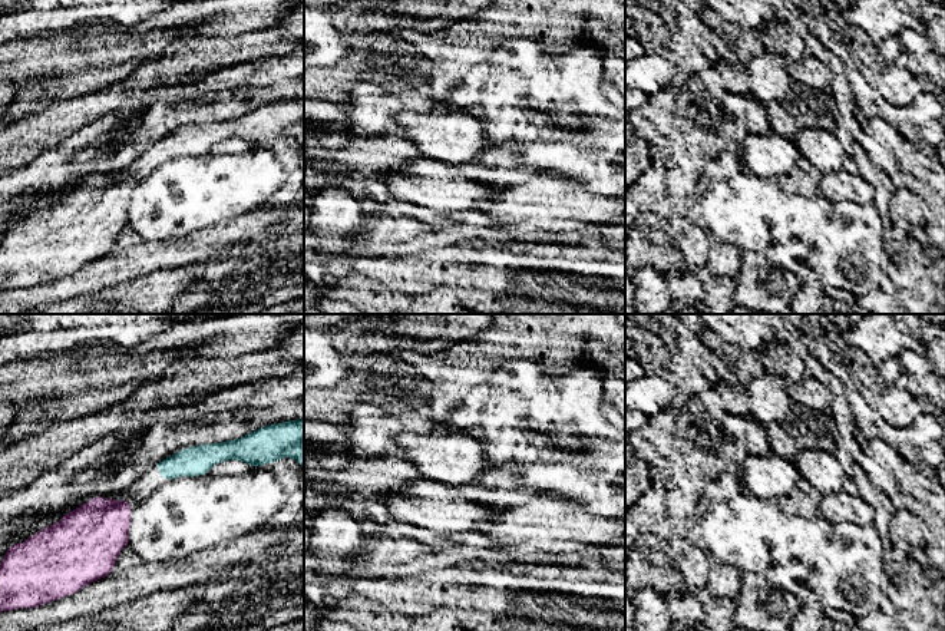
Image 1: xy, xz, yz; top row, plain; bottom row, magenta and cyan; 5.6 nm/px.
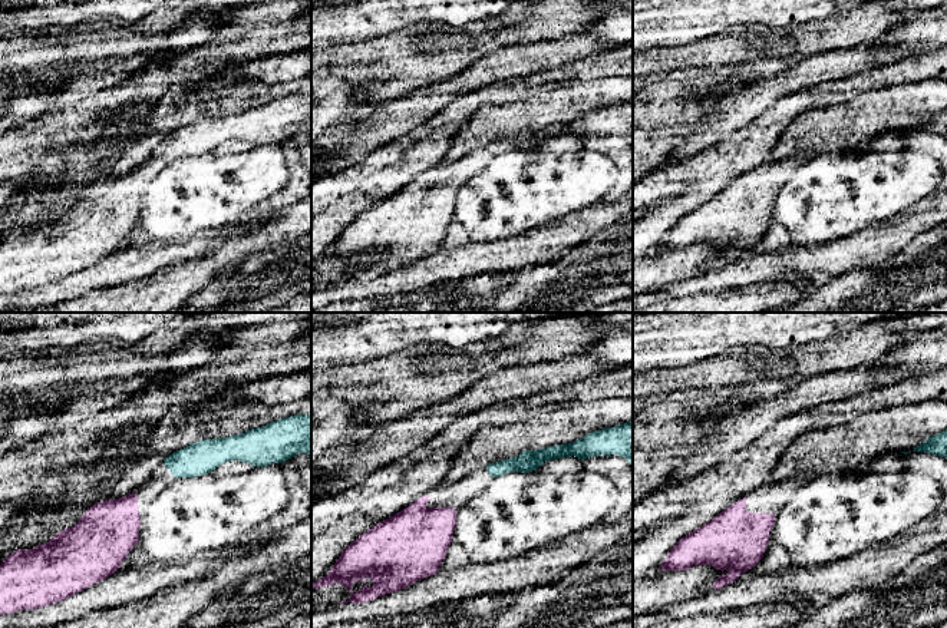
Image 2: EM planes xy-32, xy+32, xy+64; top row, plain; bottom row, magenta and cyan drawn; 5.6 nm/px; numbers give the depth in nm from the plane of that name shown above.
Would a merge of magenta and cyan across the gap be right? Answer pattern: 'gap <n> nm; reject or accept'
gap 240 nm; accept

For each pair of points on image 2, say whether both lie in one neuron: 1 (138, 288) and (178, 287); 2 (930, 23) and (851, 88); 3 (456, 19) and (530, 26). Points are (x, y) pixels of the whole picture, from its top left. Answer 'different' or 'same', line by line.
1: same
2: different
3: different

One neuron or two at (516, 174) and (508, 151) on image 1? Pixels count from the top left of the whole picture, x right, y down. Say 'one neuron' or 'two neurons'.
one neuron

